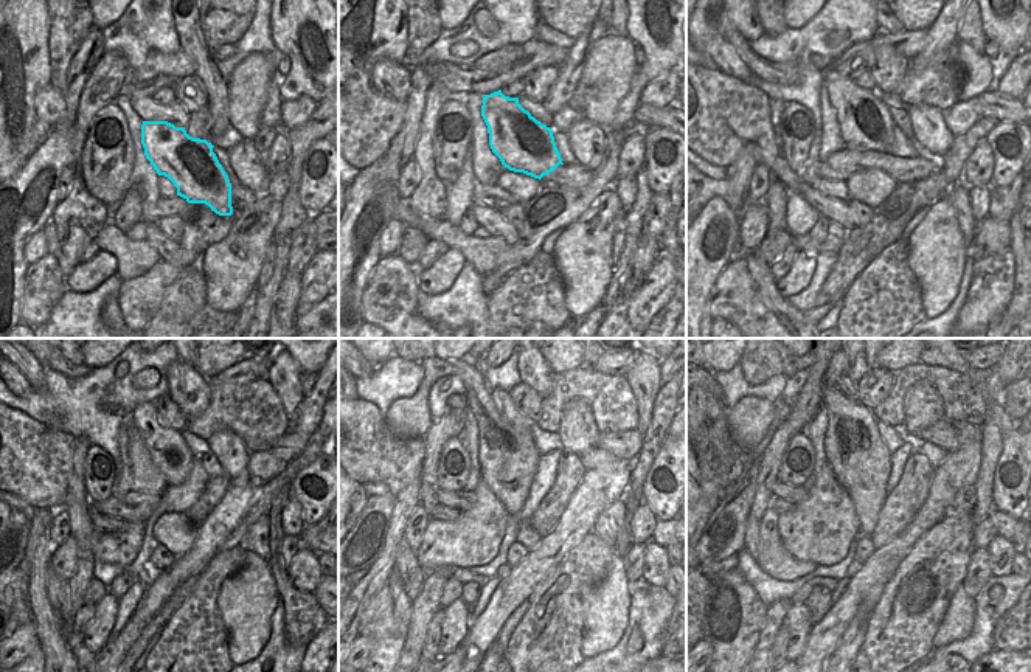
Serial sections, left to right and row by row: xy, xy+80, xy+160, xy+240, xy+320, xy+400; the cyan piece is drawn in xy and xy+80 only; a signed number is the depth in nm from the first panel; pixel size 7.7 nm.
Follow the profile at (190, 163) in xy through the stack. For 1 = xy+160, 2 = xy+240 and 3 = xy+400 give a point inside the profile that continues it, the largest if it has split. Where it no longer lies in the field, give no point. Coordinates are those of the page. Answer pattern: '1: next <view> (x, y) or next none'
1: next xy+160 (865, 123)
2: next xy+240 (173, 457)
3: next xy+400 (848, 388)

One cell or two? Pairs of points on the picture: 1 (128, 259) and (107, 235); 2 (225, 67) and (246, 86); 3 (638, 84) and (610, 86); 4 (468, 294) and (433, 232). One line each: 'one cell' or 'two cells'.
1: one cell
2: two cells
3: two cells
4: two cells

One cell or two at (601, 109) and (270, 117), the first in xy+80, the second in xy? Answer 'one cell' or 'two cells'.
two cells

